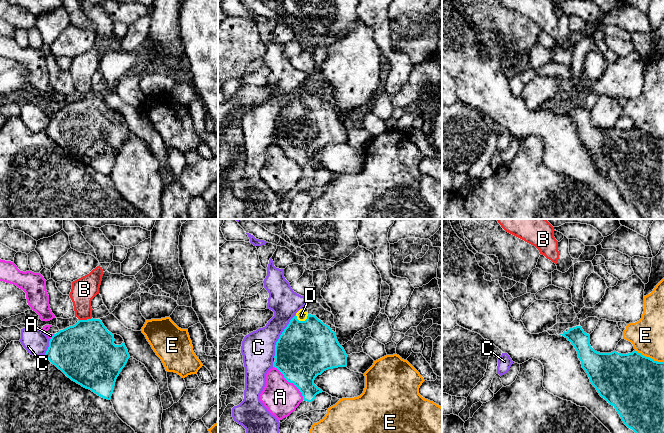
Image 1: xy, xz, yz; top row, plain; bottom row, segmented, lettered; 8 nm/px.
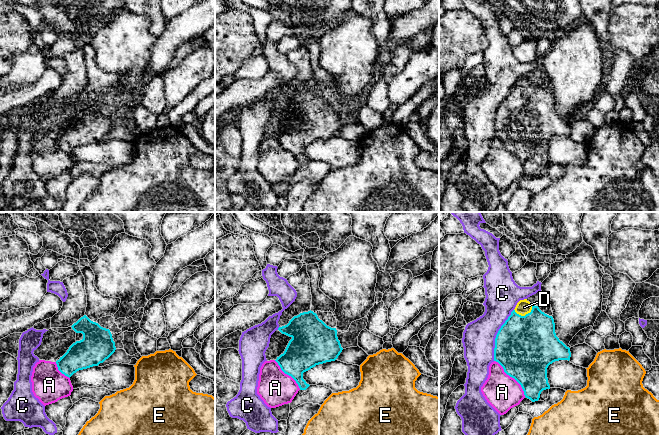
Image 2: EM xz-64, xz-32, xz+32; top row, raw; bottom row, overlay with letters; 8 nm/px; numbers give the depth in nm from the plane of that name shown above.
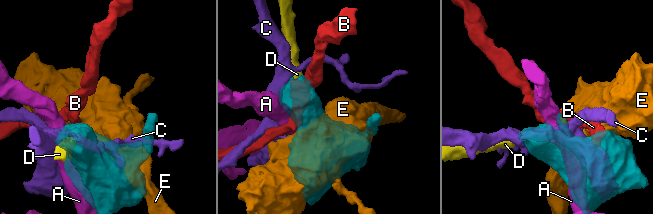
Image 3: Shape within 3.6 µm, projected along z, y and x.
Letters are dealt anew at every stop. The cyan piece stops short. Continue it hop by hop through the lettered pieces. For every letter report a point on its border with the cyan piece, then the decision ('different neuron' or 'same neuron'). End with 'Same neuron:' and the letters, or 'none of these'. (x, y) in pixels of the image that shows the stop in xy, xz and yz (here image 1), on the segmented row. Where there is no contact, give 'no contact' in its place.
A: meets cyan in xz at (290, 382); different neuron
B: meets cyan in xy at (85, 320); different neuron
C: meets cyan in xz at (280, 336); different neuron
D: meets cyan in xz at (302, 321); same neuron
E: meets cyan in yz at (648, 357); different neuron
Same neuron: D

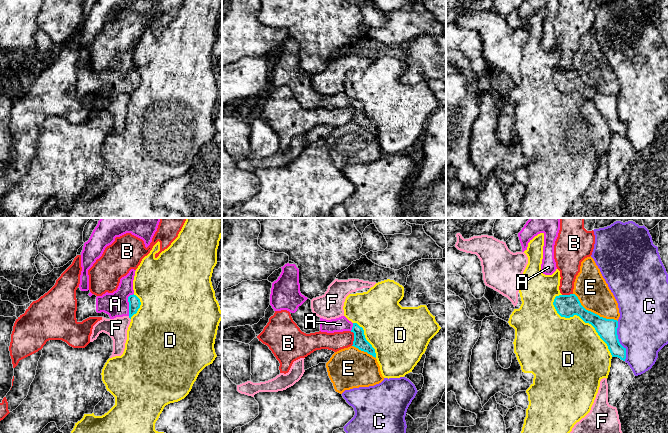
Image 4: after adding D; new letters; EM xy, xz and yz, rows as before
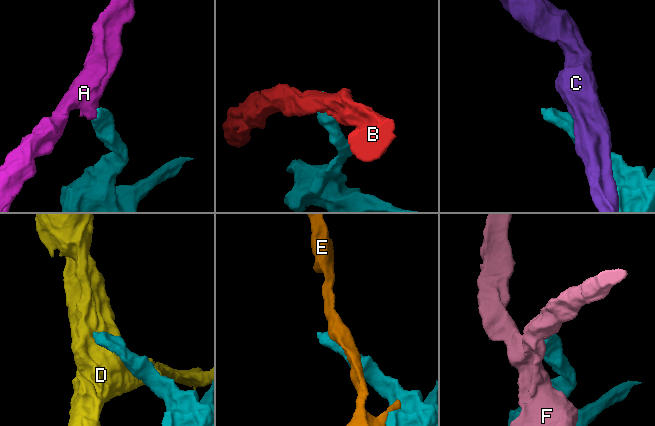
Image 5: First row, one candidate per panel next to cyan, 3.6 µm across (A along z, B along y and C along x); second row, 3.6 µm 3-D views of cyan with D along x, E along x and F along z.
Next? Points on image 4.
A: meets cyan in xy at (129, 304); same neuron
B: meets cyan in xz at (354, 338); different neuron
C: meets cyan in yz at (618, 341); different neuron
D: meets cyan in yz at (581, 318); different neuron
E: meets cyan in yz at (594, 313); different neuron
F: meets cyan in xy at (129, 317); different neuron
Same neuron: A

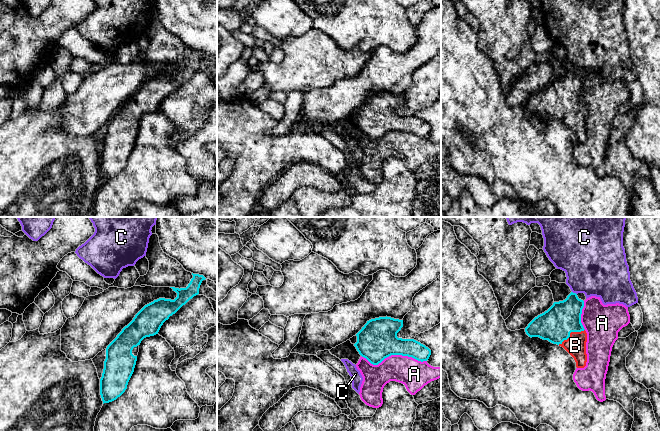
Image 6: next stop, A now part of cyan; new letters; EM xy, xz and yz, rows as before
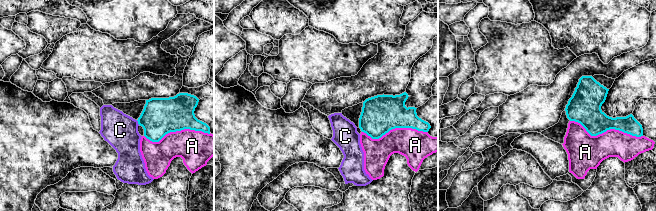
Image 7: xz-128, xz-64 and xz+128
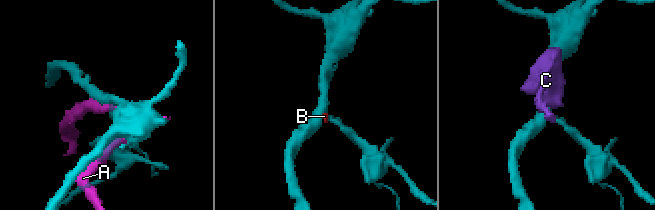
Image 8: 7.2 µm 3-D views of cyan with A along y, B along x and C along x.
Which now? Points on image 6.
A: meets cyan in xz at (394, 354); different neuron
B: meets cyan in yz at (570, 332); same neuron
C: meets cyan in yz at (574, 293); different neuron
Same neuron: B

